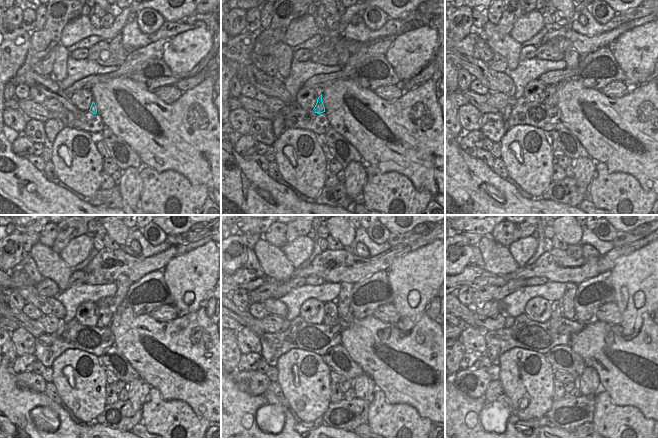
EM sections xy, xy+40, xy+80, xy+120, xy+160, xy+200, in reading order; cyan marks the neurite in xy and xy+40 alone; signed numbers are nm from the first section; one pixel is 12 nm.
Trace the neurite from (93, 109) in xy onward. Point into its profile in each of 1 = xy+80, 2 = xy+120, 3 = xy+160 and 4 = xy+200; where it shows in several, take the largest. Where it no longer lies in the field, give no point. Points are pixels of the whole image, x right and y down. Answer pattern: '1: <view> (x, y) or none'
1: xy+80 (550, 101)
2: xy+120 (105, 314)
3: xy+160 (330, 309)
4: xy+200 (557, 304)

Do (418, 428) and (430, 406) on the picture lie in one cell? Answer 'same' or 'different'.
different

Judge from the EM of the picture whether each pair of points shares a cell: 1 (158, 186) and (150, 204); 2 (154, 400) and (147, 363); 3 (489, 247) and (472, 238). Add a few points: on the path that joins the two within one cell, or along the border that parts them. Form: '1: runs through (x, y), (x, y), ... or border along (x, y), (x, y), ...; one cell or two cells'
1: runs through (158, 190), (158, 196), (154, 200); one cell
2: border along (151, 386), (164, 399), (171, 399); two cells
3: border along (482, 237), (476, 245); two cells

